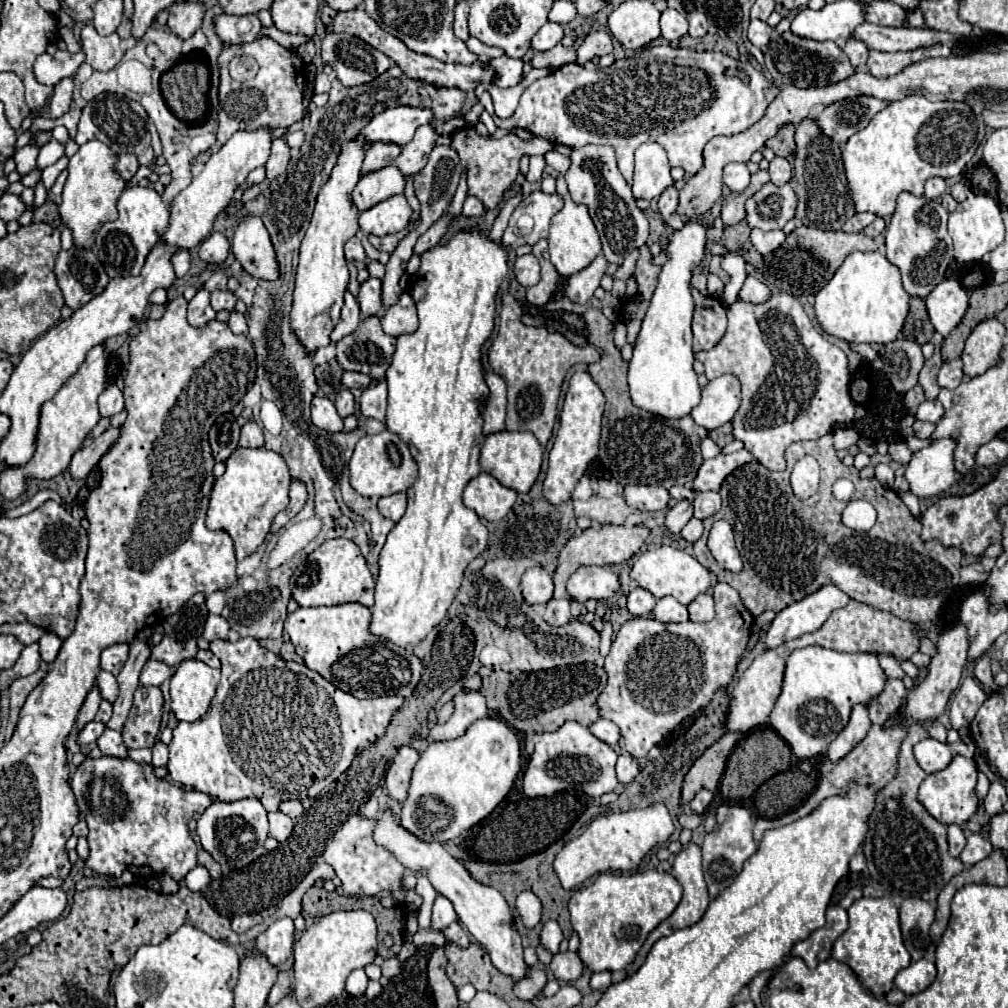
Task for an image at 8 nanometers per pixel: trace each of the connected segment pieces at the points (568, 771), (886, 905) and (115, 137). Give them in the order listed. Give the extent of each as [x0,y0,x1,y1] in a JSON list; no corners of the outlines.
[[524,721,618,797],[832,897,910,995],[78,93,154,165]]

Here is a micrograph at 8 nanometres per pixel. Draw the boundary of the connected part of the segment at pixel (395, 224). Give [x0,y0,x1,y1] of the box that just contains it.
[360,195,412,237]

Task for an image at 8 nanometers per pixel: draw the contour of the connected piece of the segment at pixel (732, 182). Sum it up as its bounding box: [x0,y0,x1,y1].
[724,163,750,193]

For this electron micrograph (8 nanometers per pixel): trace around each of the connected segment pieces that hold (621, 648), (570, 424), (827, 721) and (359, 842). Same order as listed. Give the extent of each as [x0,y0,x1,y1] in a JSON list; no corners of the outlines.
[[598,585,754,759],[544,371,606,505],[770,647,886,759],[324,813,406,905]]

